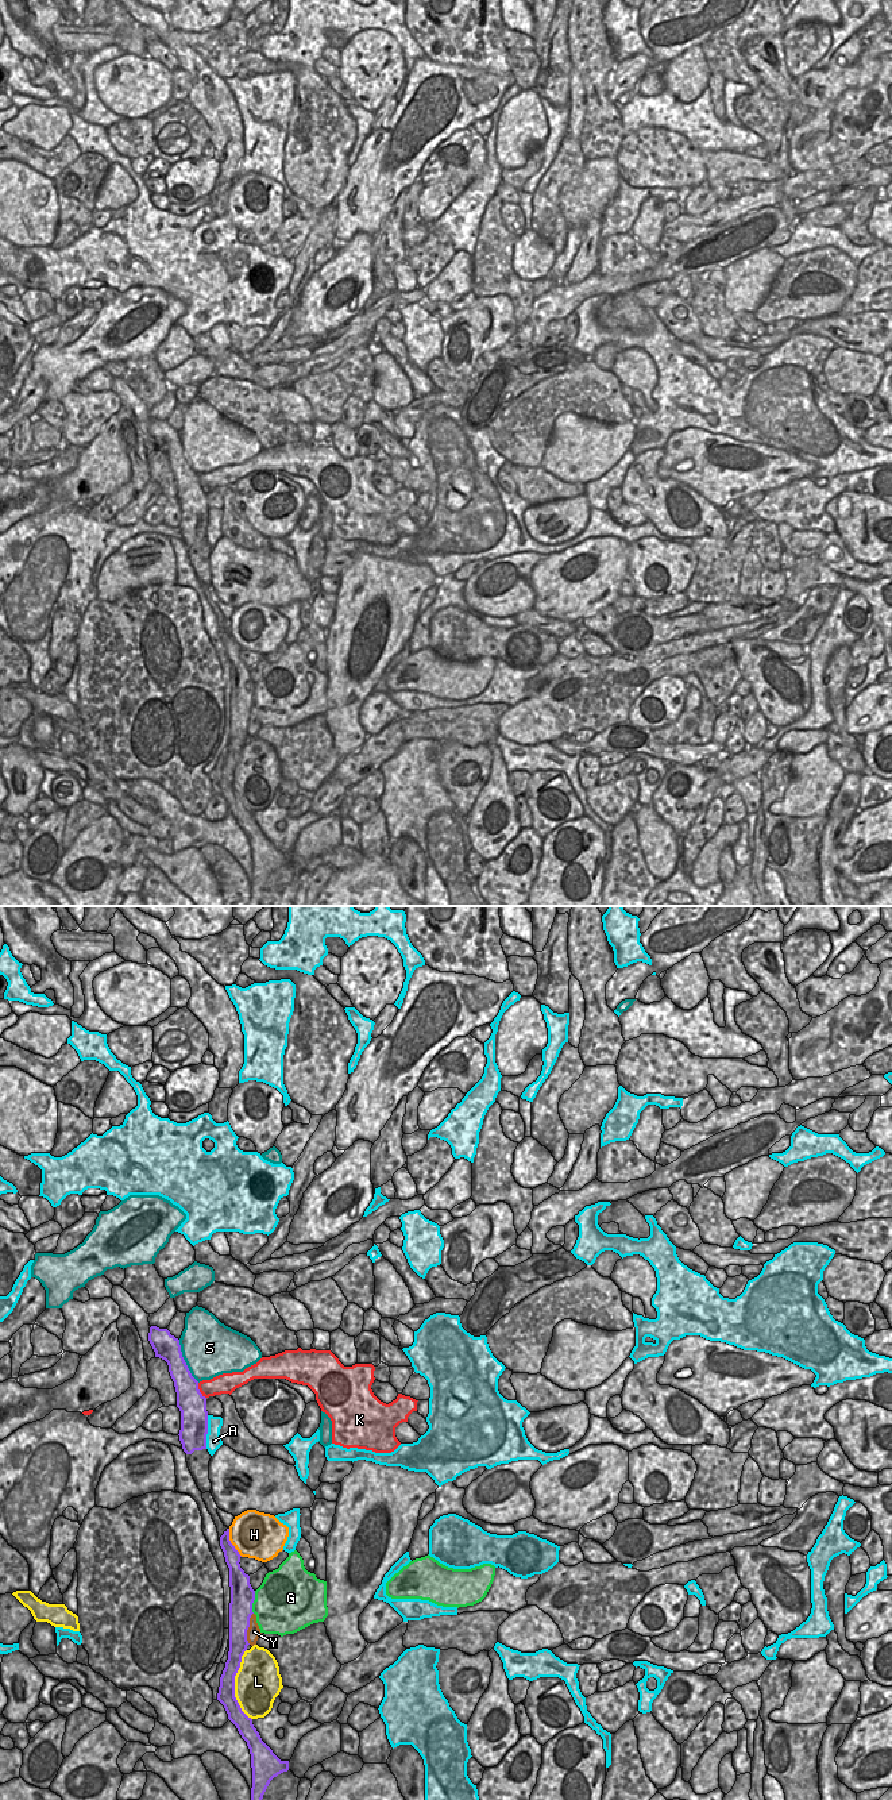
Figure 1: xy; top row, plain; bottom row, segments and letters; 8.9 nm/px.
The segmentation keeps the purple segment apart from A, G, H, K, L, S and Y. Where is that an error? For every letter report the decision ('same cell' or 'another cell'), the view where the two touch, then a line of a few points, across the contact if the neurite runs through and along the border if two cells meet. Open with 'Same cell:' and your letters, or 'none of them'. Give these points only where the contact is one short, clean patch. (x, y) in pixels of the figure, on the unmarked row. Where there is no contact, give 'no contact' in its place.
Same cell: none of them
A: another cell; meets purple in xy
G: another cell; meets purple in xy; line xy (255, 683), (253, 705)
H: another cell; meets purple in xy; line xy (228, 621), (228, 632), (242, 648)
K: another cell; meets purple in xy; line xy (197, 475), (199, 484), (205, 490)
L: another cell; meets purple in xy
S: another cell; meets purple in xy
Y: another cell; meets purple in xy; line xy (253, 705), (247, 723), (248, 736)

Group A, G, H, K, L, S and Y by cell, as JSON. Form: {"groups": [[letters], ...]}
{"groups": [["A"], ["G"], ["H"], ["K"], ["L"], ["S"], ["Y"]]}

